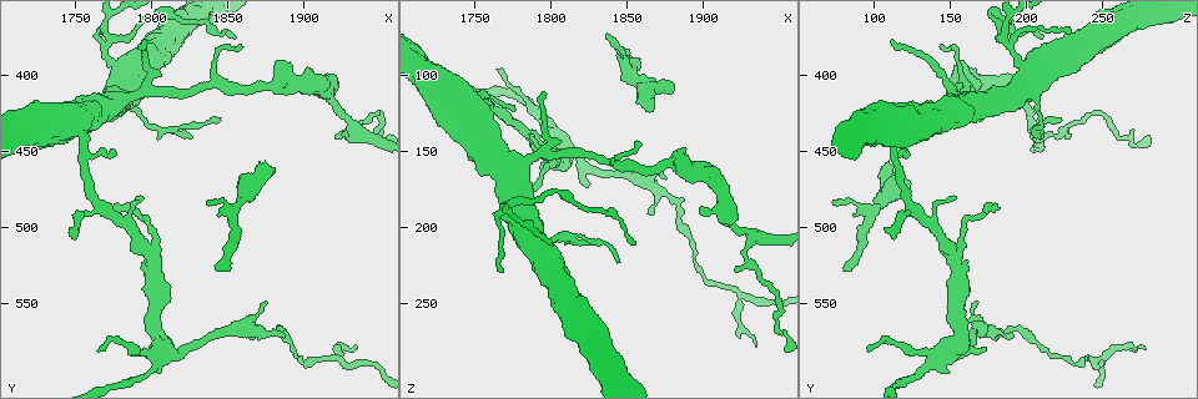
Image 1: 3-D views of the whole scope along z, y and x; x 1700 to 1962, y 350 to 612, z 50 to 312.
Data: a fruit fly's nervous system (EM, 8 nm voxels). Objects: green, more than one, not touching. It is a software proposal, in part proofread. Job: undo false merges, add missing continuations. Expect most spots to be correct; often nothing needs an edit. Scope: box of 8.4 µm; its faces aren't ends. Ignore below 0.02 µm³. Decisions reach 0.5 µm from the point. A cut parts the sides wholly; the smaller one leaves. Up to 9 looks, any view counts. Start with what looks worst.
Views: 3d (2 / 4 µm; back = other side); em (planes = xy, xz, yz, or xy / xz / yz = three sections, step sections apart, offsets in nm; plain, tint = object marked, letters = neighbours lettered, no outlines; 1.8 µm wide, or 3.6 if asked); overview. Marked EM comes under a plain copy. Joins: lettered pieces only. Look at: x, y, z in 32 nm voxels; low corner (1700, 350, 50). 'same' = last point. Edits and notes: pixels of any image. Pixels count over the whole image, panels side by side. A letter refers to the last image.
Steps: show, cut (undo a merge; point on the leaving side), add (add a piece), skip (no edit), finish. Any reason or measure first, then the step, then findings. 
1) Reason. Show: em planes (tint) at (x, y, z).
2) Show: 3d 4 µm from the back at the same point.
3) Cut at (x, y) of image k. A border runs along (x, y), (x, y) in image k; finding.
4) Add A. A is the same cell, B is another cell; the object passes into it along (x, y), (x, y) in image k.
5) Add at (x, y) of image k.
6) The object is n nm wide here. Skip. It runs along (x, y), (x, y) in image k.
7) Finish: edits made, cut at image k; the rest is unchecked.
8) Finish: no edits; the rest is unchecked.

Show: 3d 2 µm at (1882, 460, 106).

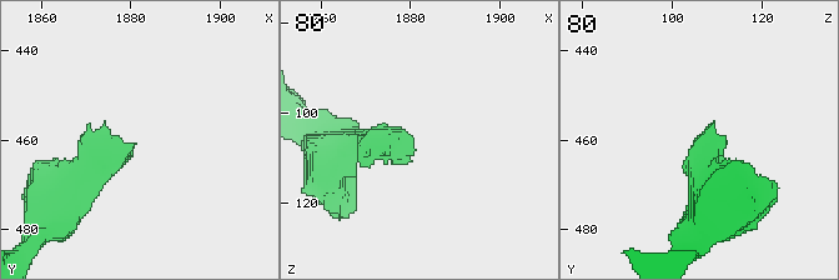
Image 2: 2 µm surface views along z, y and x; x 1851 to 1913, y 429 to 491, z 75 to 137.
Show: em planes (letters) at (1880, 460, 106).

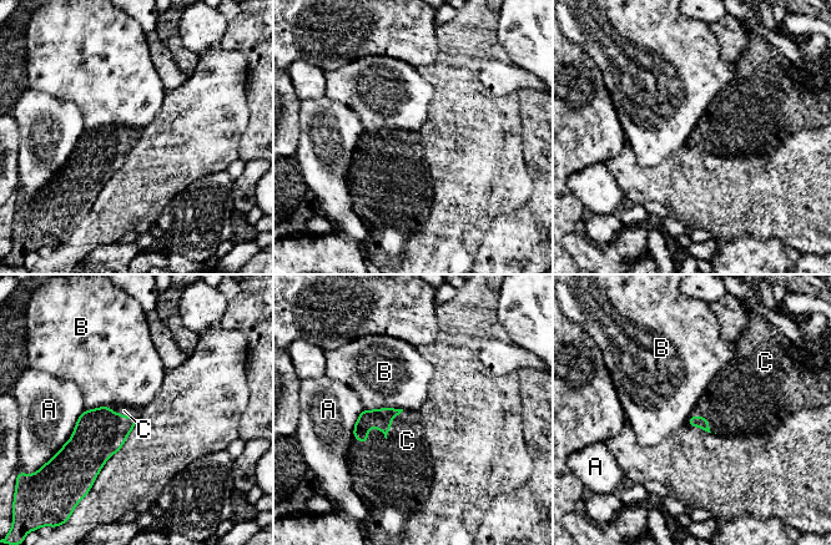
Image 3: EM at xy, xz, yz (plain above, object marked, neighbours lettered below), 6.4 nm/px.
Add C. C is the same cell, A and B are other cells; the object passes into it along (381, 418), (383, 433), (407, 440) in image 3; it goes on there.

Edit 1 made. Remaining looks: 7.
Show: em planes (letters) at (1842, 526, 80).

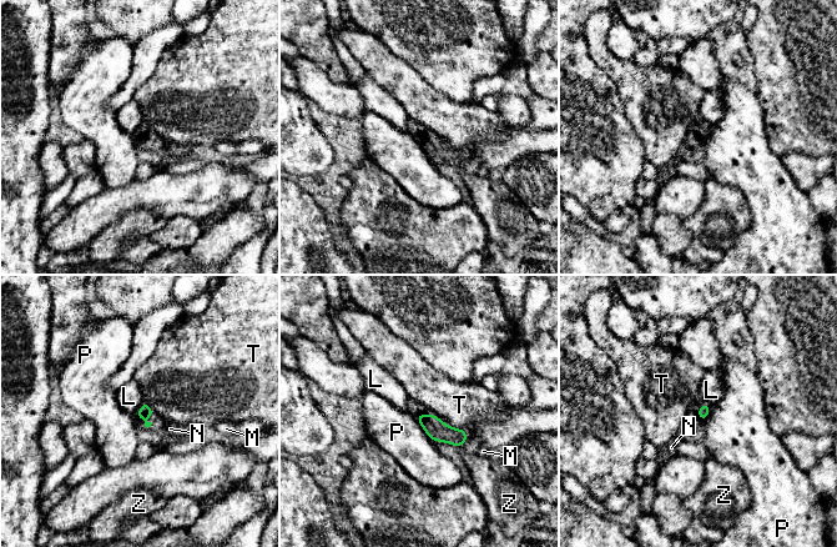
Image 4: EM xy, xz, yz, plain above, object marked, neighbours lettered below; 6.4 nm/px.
The longest contact is with T, 240 nm. Add N. N is the same cell, L, M, P, T and Z are other cells; the neuron continues.

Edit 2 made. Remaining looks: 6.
Sudden change in width. Show: em 3.6 µm planes (tint) at (1808, 580, 150).

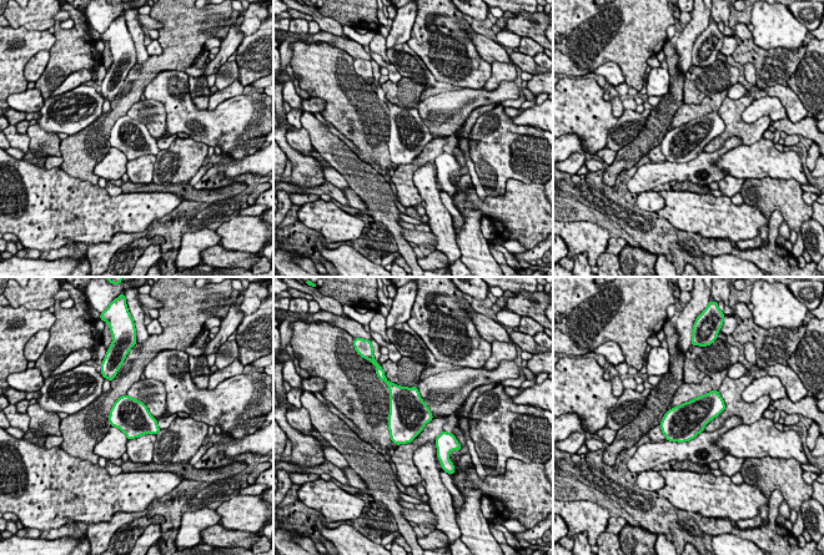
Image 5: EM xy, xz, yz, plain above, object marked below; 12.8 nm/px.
Show: em 3.6 µm planes (letters) at the same point.

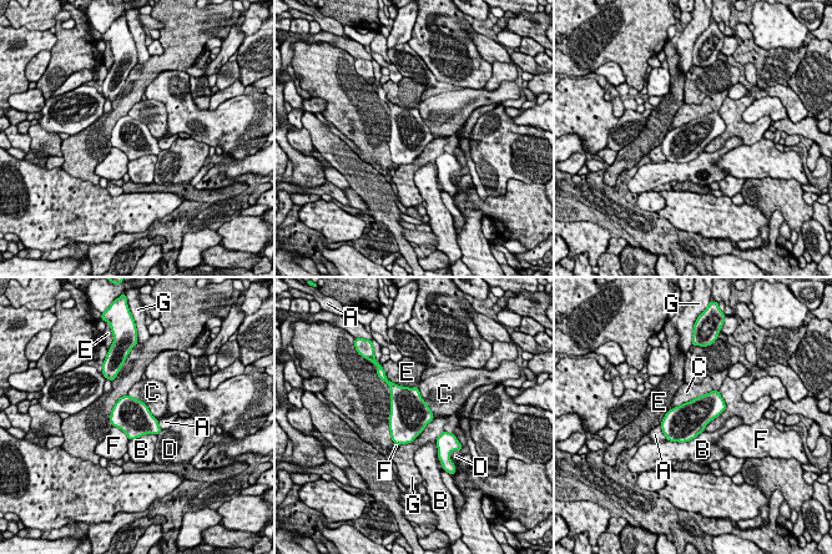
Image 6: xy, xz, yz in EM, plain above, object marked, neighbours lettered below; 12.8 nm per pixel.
The object is 460 nm wide here. Skip. A, B, C, D, E, F and G are other cells; a border runs along (717, 389), (697, 396), (671, 409) in image 6; all the same neuron.

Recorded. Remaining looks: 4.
Free end. Show: em planes (tint) at (1854, 374, 210).

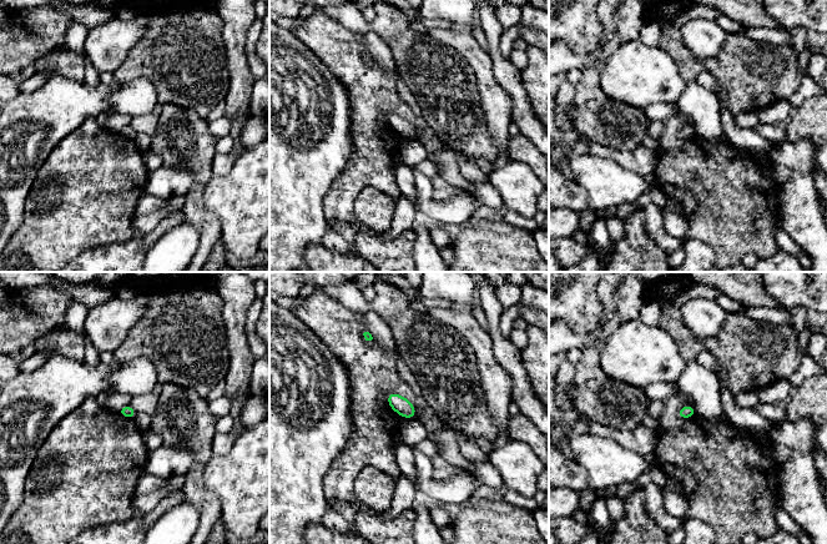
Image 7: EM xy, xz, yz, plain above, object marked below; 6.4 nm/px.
What lies round it. Show: em planes (letters) at the same point.

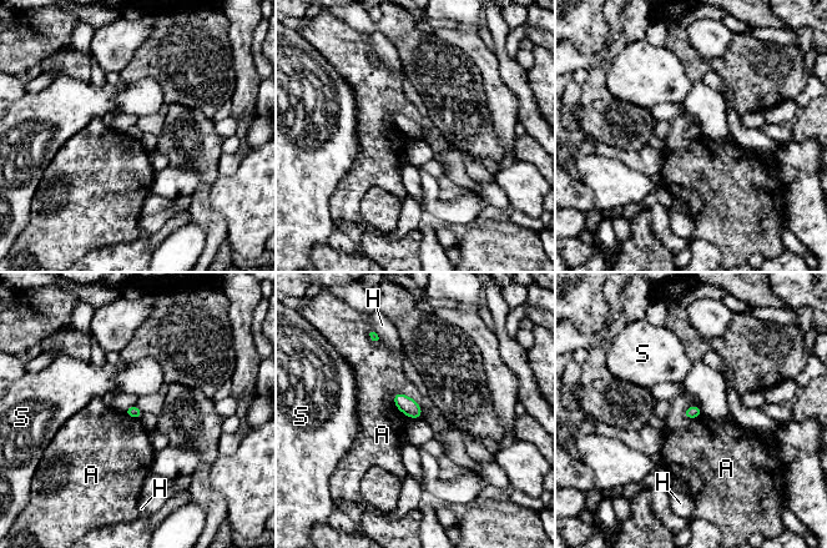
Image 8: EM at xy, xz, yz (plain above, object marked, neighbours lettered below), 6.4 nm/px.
Skip. A, H and S are other cells; a border runs along (396, 392), (393, 402), (403, 412) in image 8; none of them fits.

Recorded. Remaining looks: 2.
Finish: edits made, add at image 3, add at image 4; the rest is unchecked.

